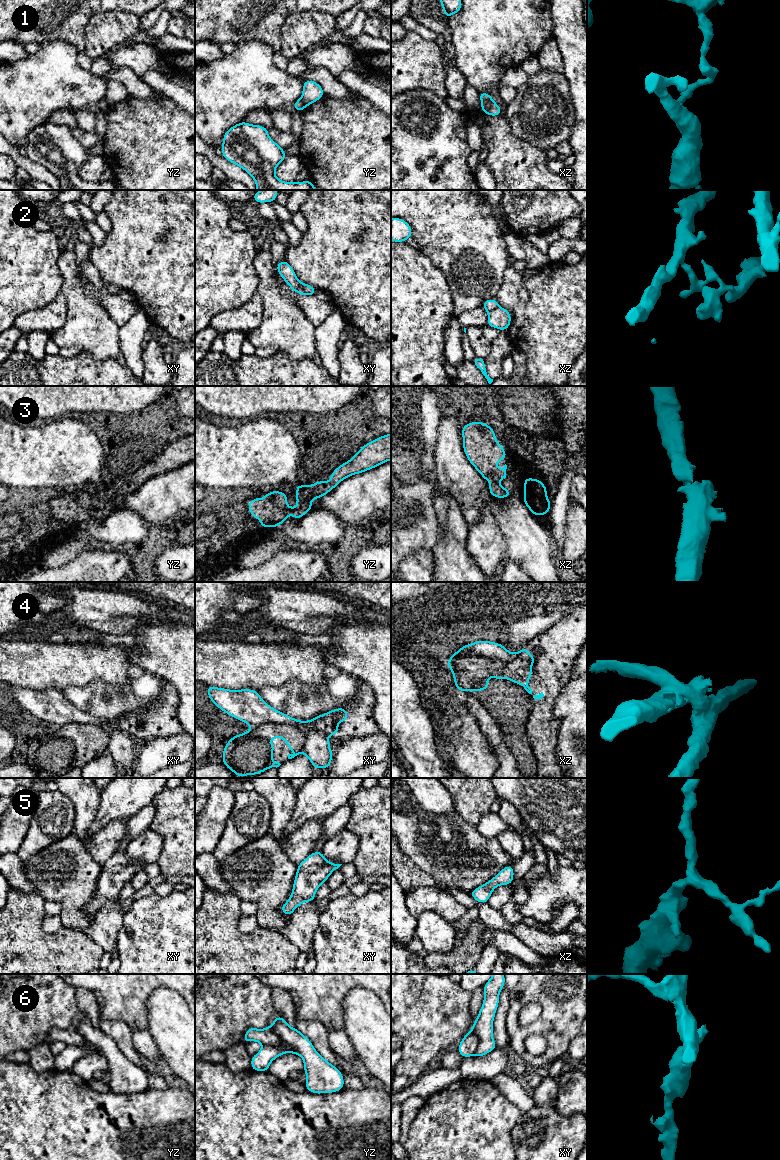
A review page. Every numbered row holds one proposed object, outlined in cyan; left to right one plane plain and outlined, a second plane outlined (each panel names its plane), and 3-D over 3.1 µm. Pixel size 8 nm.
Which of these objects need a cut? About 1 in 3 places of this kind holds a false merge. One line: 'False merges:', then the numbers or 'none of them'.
False merges: 1, 2, 4, 6

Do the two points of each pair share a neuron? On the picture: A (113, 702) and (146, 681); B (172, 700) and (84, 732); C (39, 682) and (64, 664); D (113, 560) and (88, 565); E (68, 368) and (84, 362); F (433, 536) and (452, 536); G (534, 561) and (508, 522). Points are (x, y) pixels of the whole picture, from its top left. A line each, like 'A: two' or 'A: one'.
A: one
B: one
C: one
D: one
E: one
F: two
G: one

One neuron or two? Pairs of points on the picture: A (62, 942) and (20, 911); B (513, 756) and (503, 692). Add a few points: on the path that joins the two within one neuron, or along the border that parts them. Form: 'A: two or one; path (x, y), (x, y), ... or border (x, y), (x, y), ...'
A: one; path (51, 942), (47, 942), (27, 922)
B: one; path (513, 740), (513, 708)

